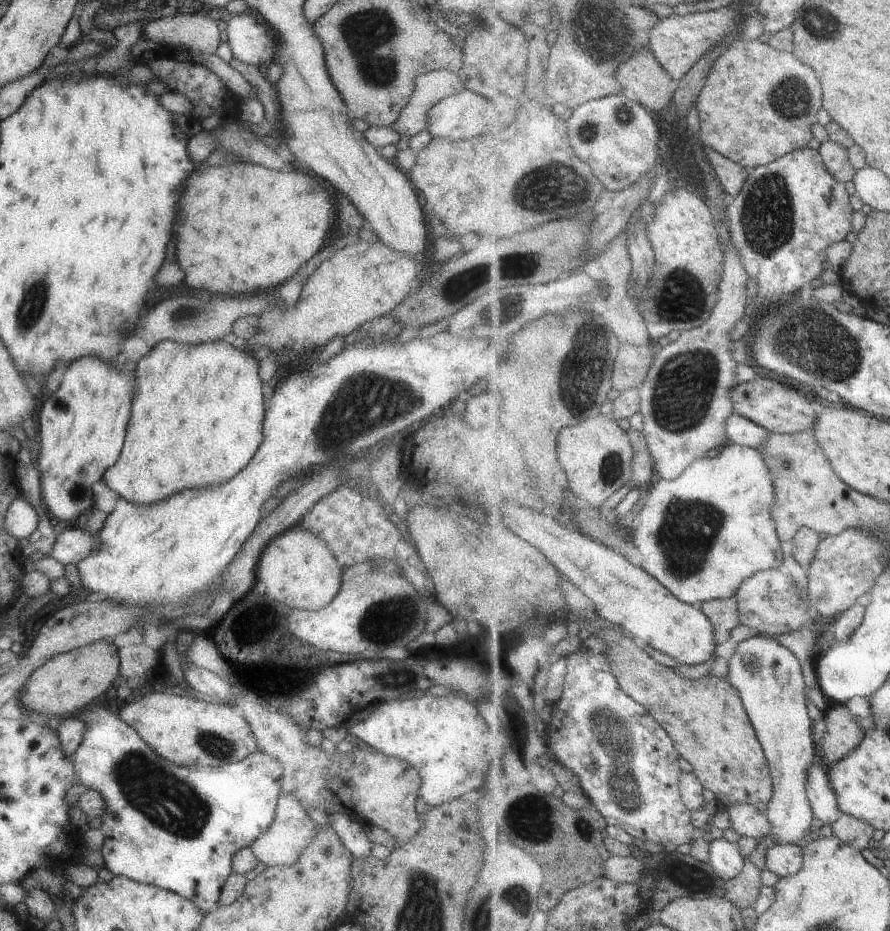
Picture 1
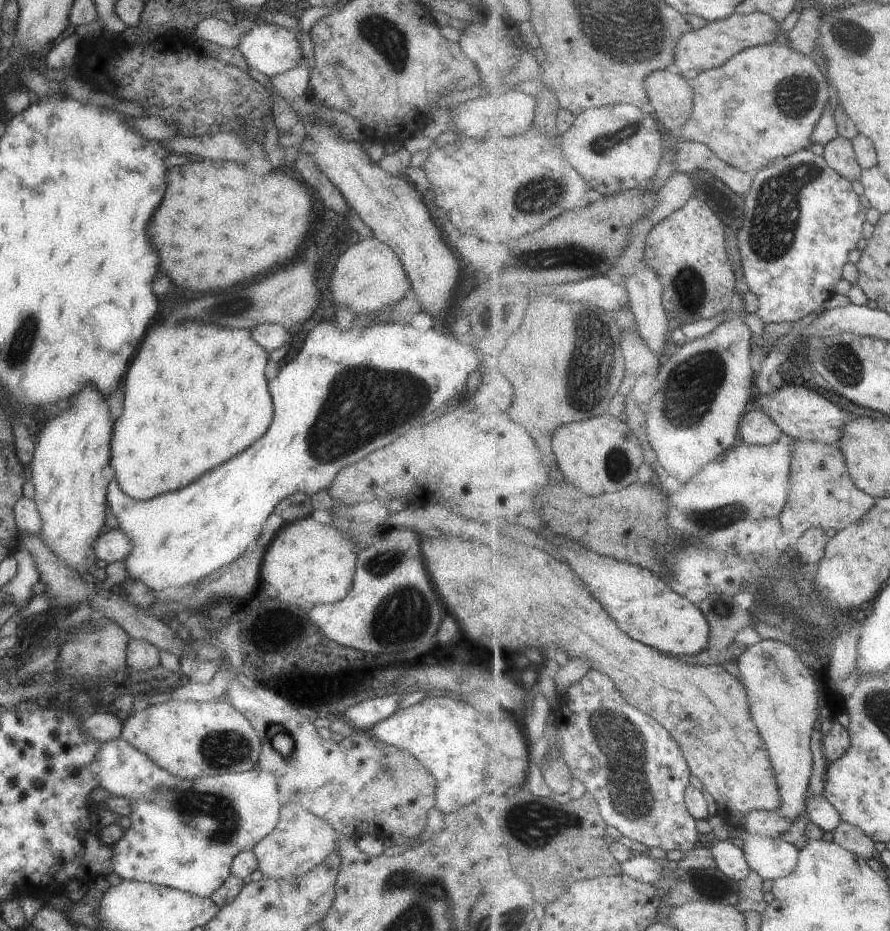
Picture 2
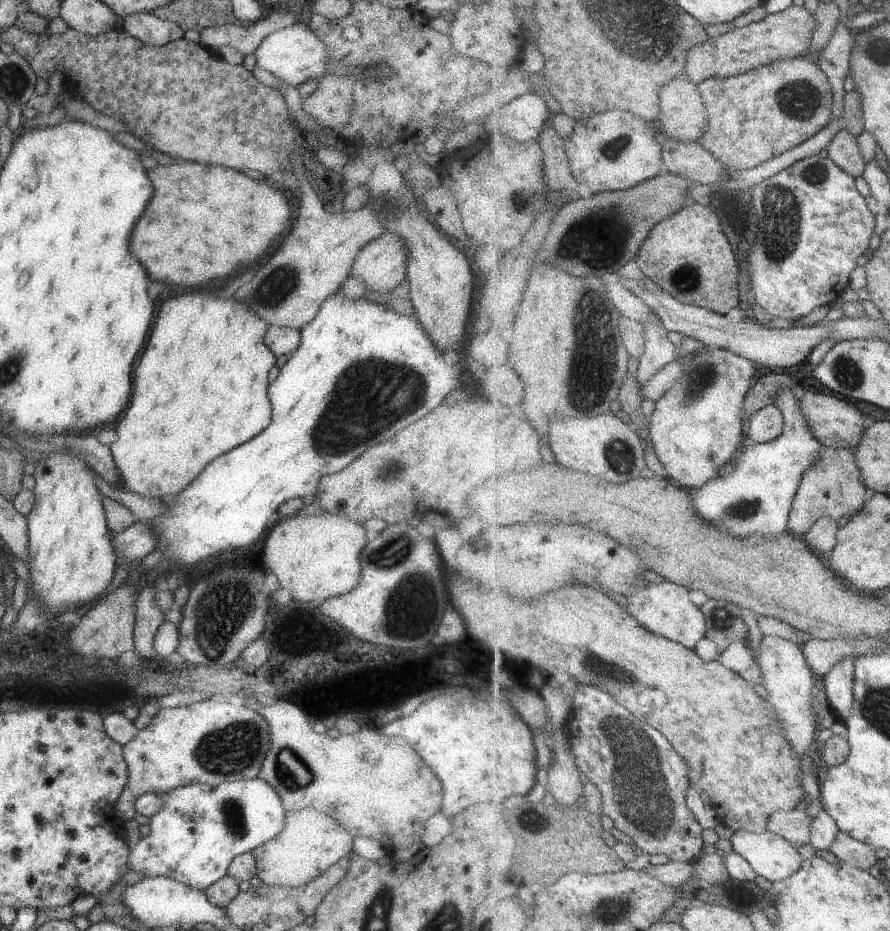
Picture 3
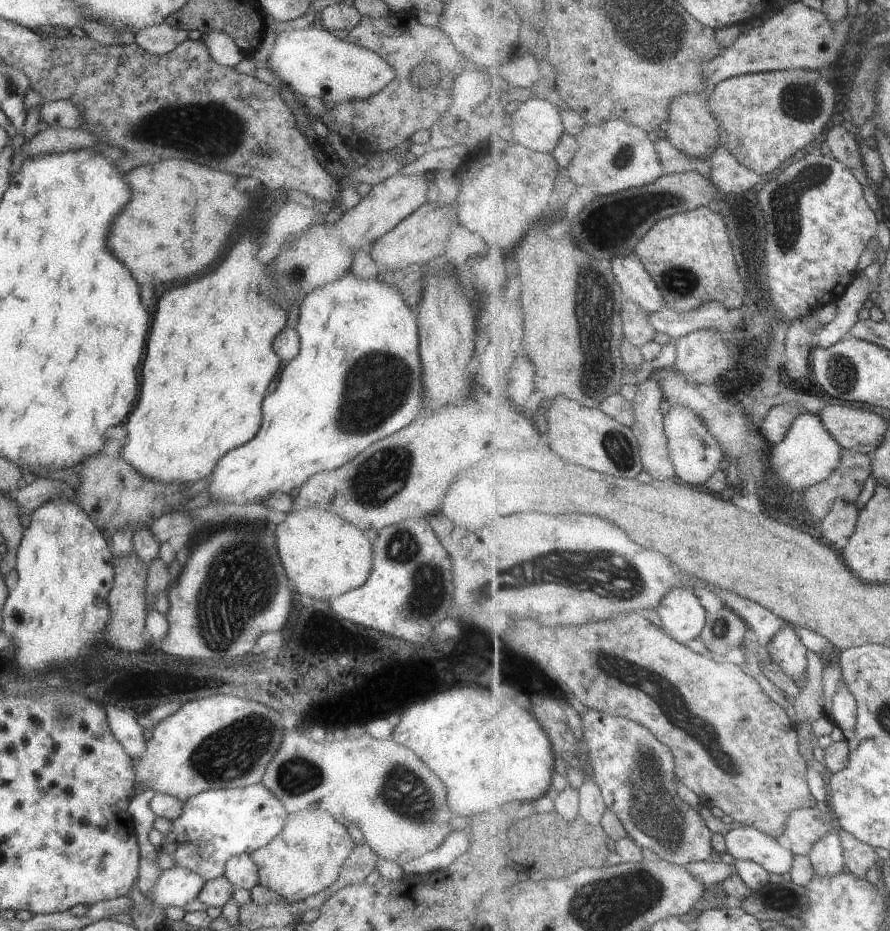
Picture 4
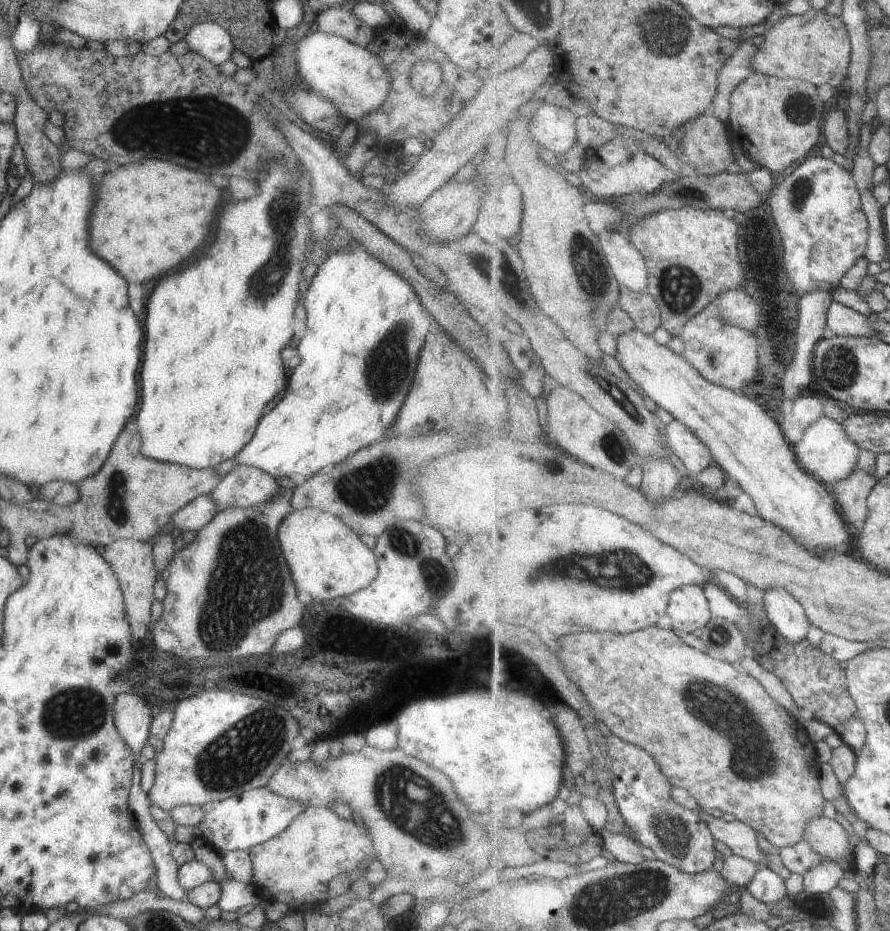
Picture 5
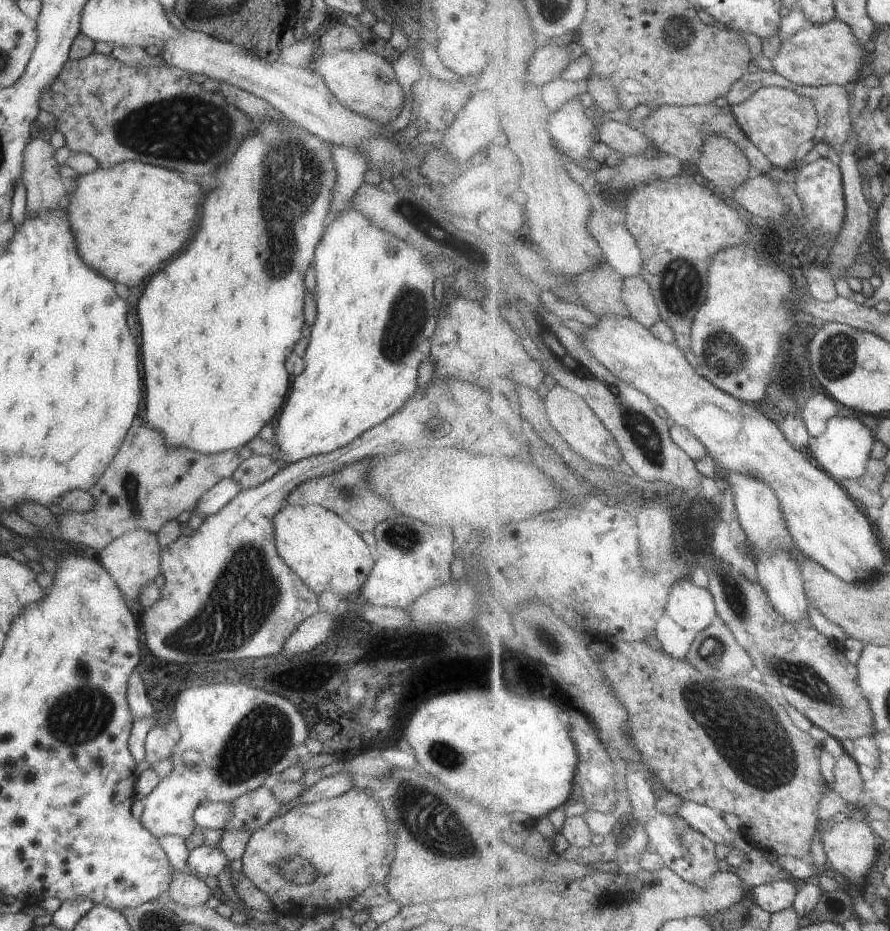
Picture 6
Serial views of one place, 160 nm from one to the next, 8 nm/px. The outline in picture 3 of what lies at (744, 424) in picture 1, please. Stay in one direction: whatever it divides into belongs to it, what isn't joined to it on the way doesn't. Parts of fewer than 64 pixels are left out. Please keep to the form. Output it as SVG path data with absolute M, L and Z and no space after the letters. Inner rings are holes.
M767 405L756 412L748 424L749 442L768 443L784 433L784 414L776 405Z

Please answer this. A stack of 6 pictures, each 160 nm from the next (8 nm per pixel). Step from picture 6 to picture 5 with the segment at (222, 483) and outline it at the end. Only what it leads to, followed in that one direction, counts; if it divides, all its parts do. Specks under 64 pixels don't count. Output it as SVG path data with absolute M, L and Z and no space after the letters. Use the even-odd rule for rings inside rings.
M209 493L195 497L172 514L170 522L174 524L174 534L180 534L183 530L198 531L217 511L216 502Z

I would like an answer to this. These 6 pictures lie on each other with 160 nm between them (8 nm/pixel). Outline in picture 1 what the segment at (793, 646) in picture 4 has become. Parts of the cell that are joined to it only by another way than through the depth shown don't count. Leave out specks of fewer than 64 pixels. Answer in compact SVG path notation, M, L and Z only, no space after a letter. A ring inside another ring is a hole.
M759 634L738 643L734 654L728 659L728 664L727 679L739 690L741 698L744 700L744 707L752 720L753 728L756 729L772 772L774 797L769 803L769 810L766 814L773 825L771 840L795 845L805 836L810 836L809 830L811 830L813 818L816 817L808 797L808 770L812 767L813 758L815 758L814 722L807 710L808 699L805 696L805 689L808 686L800 660L773 637Z

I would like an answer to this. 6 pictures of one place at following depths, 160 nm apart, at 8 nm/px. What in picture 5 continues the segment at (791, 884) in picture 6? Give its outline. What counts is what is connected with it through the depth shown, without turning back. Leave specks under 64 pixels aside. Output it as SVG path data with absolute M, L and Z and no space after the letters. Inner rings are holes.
M766 866L755 875L748 889L759 902L772 906L788 896L784 880Z

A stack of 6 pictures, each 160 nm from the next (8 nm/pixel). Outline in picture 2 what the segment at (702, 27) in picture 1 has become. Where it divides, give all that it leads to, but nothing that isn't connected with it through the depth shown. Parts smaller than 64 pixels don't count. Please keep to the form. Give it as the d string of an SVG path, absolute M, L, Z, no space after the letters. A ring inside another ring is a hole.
M750 8L744 15L734 13L722 21L710 21L706 27L688 32L687 36L681 38L677 54L674 55L675 66L687 80L695 79L702 72L722 67L745 49L785 42L783 34L786 33L783 32L781 22L773 20L769 14Z

